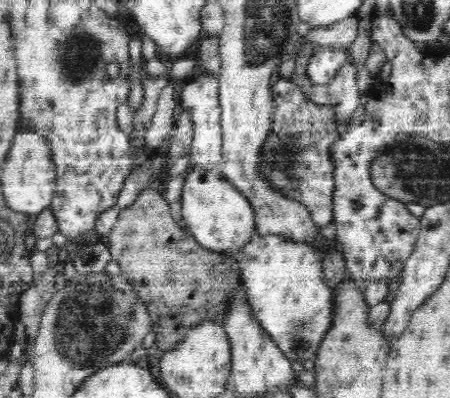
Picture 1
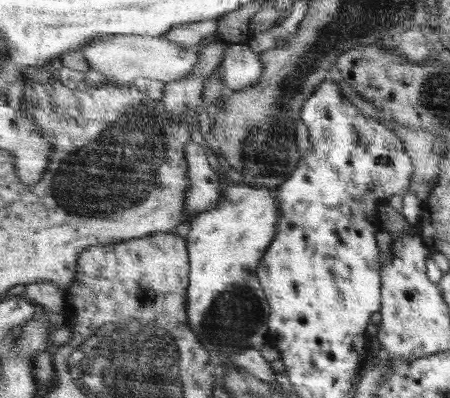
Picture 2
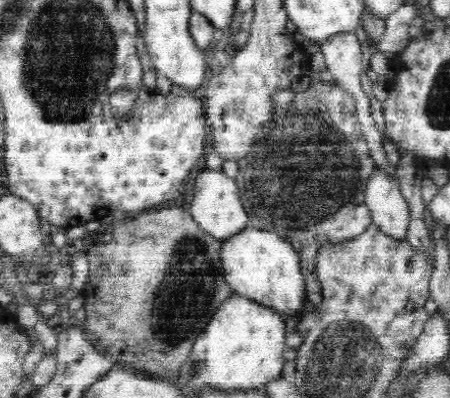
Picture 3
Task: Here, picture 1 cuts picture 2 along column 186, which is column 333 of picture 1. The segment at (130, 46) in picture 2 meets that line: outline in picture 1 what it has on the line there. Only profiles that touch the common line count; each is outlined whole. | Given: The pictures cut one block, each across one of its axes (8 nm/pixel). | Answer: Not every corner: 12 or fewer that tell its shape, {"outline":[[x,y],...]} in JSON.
{"outline":[[316,48],[308,60],[314,84],[330,84],[348,50]]}

